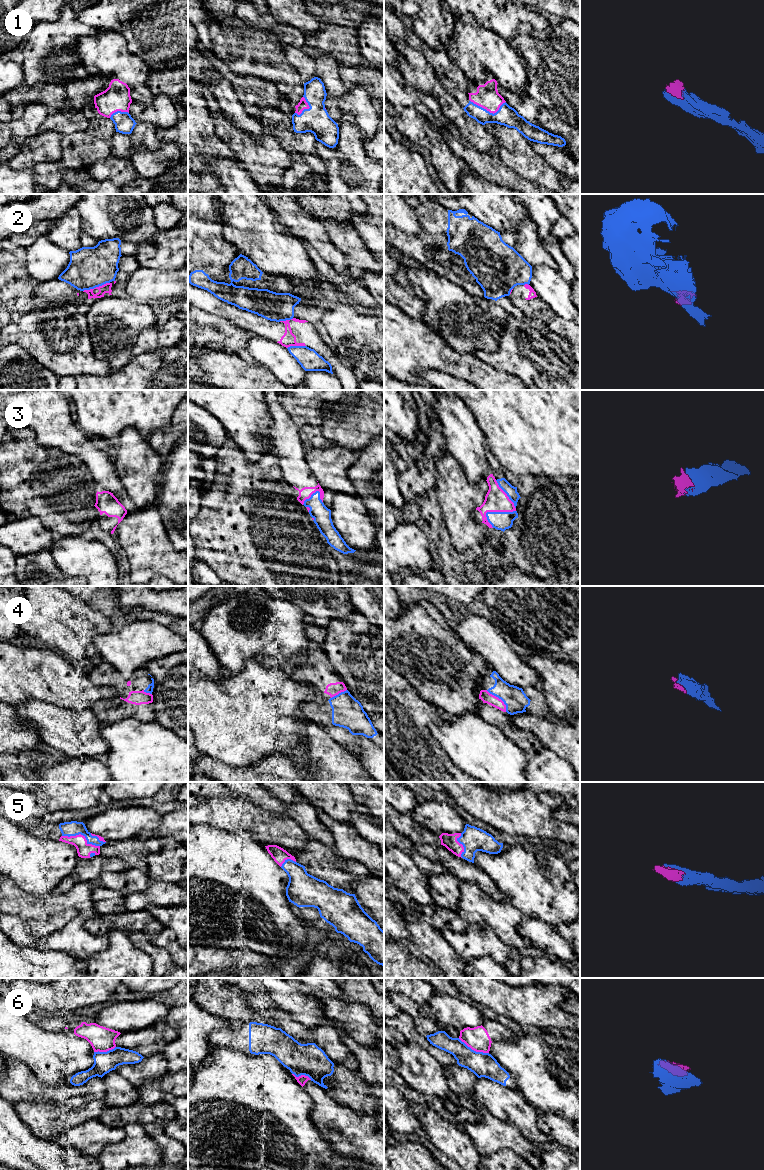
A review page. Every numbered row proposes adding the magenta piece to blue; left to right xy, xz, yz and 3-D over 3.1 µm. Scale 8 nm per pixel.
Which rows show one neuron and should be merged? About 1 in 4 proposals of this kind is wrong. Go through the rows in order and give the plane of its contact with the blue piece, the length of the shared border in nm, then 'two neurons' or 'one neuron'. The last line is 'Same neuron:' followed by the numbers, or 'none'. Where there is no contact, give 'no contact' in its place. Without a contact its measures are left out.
1: yz | 280 nm | one neuron
2: xy | 220 nm | two neurons
3: yz | 260 nm | one neuron
4: yz | 240 nm | one neuron
5: xy | 320 nm | one neuron
6: yz | 280 nm | two neurons
Same neuron: 1, 3, 4, 5

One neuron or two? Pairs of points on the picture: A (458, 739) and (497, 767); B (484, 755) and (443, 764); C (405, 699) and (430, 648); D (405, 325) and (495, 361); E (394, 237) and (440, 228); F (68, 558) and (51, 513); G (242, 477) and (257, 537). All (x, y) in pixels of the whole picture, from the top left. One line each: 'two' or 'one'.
A: one
B: two
C: two
D: two
E: one
F: two
G: one

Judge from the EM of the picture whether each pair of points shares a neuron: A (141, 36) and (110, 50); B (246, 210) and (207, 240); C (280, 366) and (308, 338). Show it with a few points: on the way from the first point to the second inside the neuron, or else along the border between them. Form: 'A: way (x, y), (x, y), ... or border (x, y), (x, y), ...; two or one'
A: border (119, 32), (126, 42), (126, 48), (142, 60); two
B: border (219, 205), (222, 235), (236, 247); two
C: border (265, 337), (280, 343), (286, 348); two

